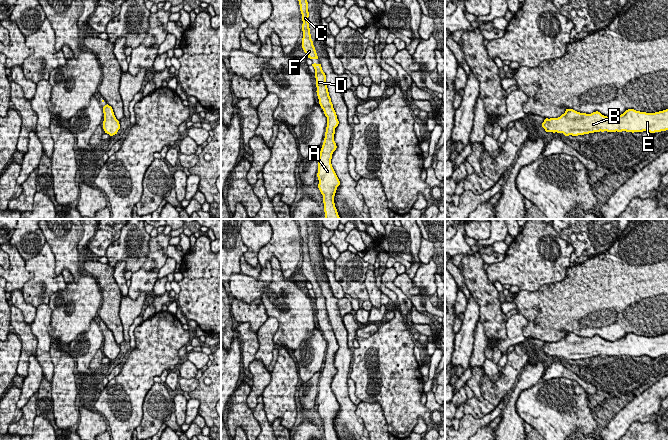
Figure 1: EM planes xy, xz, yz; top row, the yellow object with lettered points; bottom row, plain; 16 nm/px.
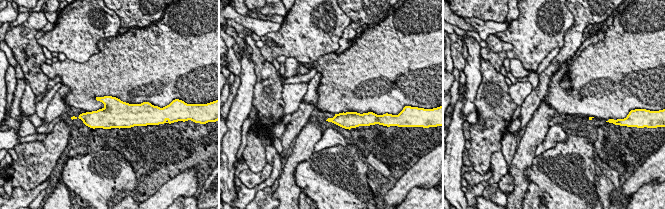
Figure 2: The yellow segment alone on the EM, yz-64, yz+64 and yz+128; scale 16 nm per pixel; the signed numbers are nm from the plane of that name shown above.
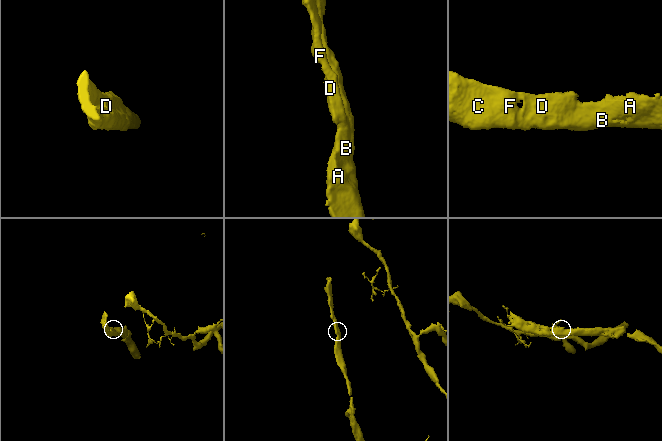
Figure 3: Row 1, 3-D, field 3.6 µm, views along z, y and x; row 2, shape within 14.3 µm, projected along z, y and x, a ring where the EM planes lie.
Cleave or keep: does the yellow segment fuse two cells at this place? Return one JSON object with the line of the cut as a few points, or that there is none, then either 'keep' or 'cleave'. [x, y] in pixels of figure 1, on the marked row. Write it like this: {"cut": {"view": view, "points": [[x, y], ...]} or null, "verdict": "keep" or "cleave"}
{"cut": null, "verdict": "keep"}

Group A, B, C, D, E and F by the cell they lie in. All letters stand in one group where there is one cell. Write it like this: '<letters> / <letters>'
A B C D E F

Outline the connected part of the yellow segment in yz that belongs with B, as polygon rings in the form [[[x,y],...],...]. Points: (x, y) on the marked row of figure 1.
[[[566,109],[558,118],[546,118],[542,123],[546,132],[578,136],[594,132],[661,132],[669,130],[669,109],[646,113],[628,109],[617,117],[607,117],[596,111],[591,114]]]

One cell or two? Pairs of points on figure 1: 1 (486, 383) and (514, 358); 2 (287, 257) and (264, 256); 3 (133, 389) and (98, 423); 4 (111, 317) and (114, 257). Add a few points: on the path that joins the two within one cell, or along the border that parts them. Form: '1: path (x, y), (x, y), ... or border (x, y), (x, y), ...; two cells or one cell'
1: path (495, 384), (498, 384), (513, 367); one cell
2: path (281, 251), (270, 251); one cell
3: border (94, 411), (98, 412), (105, 421); two cells
4: border (107, 263), (113, 268); two cells

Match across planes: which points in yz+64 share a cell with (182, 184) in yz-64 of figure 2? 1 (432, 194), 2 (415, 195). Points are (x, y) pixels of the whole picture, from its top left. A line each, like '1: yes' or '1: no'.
1: no
2: no

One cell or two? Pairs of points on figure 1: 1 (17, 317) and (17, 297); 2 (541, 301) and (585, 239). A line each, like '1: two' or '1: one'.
1: two
2: two

